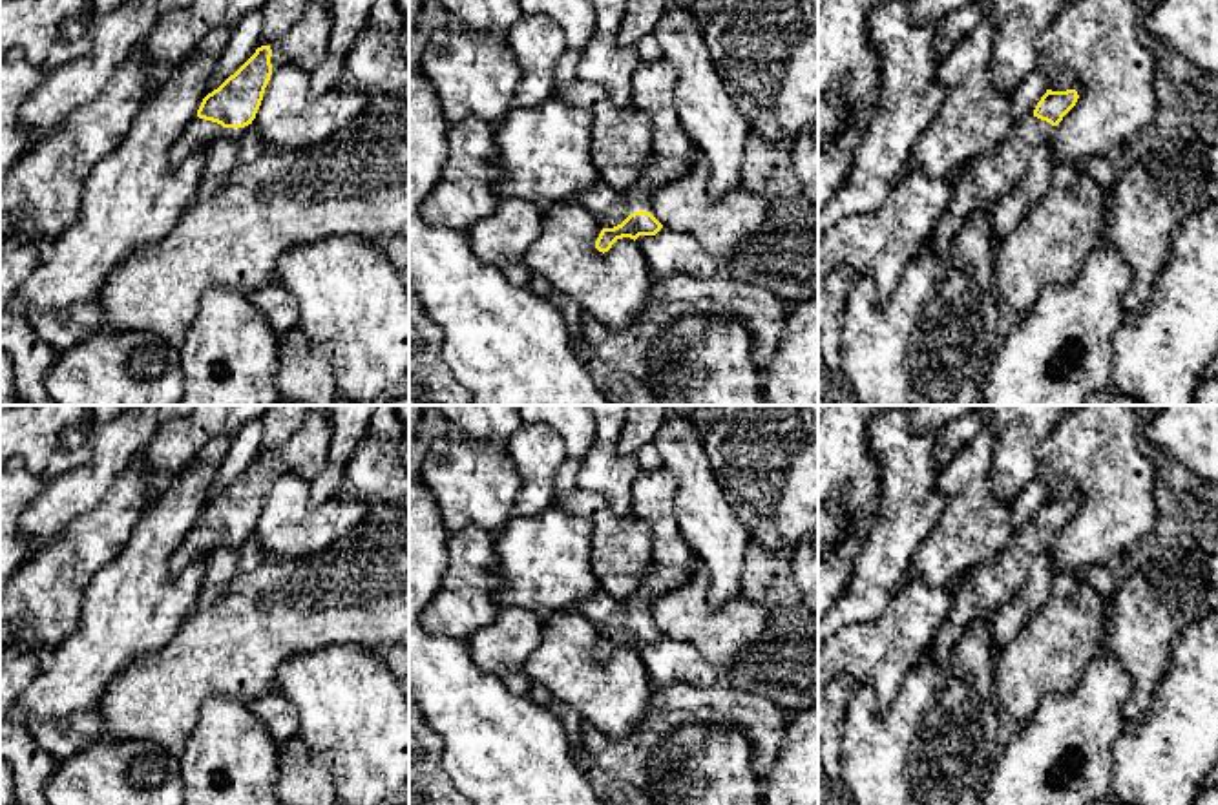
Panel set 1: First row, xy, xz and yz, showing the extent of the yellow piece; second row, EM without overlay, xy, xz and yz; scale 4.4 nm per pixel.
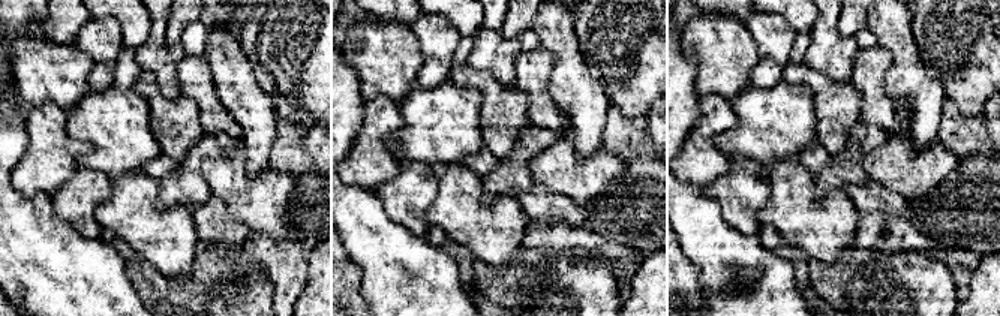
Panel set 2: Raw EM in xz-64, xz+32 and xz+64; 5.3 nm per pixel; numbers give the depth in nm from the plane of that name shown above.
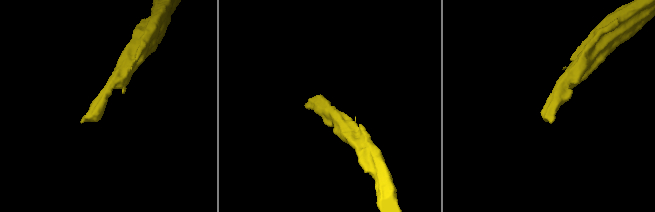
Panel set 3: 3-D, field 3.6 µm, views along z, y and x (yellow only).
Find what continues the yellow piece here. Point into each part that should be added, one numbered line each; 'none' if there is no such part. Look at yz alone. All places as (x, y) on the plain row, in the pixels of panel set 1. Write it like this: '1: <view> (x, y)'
1: yz (979, 594)

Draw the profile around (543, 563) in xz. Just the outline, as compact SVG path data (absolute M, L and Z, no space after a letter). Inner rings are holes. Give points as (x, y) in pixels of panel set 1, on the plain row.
M555 506L531 518L513 515L509 524L493 537L497 562L491 573L500 580L495 591L497 602L537 615L573 612L581 601L601 590L592 570L592 535L590 520Z

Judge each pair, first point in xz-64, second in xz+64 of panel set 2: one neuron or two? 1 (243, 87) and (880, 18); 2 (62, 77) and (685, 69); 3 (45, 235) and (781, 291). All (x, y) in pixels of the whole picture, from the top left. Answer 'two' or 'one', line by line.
1: one
2: two
3: one

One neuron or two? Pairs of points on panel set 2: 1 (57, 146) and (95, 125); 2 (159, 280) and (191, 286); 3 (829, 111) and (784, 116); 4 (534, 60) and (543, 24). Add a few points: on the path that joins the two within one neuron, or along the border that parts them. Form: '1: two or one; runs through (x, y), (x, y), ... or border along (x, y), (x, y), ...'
1: two; border along (66, 113), (66, 132), (90, 147), (81, 168)
2: one; runs through (167, 286), (183, 286)
3: two; border along (795, 83), (804, 84), (813, 93), (817, 140)
4: two; border along (540, 45), (552, 54), (553, 68), (549, 80)

